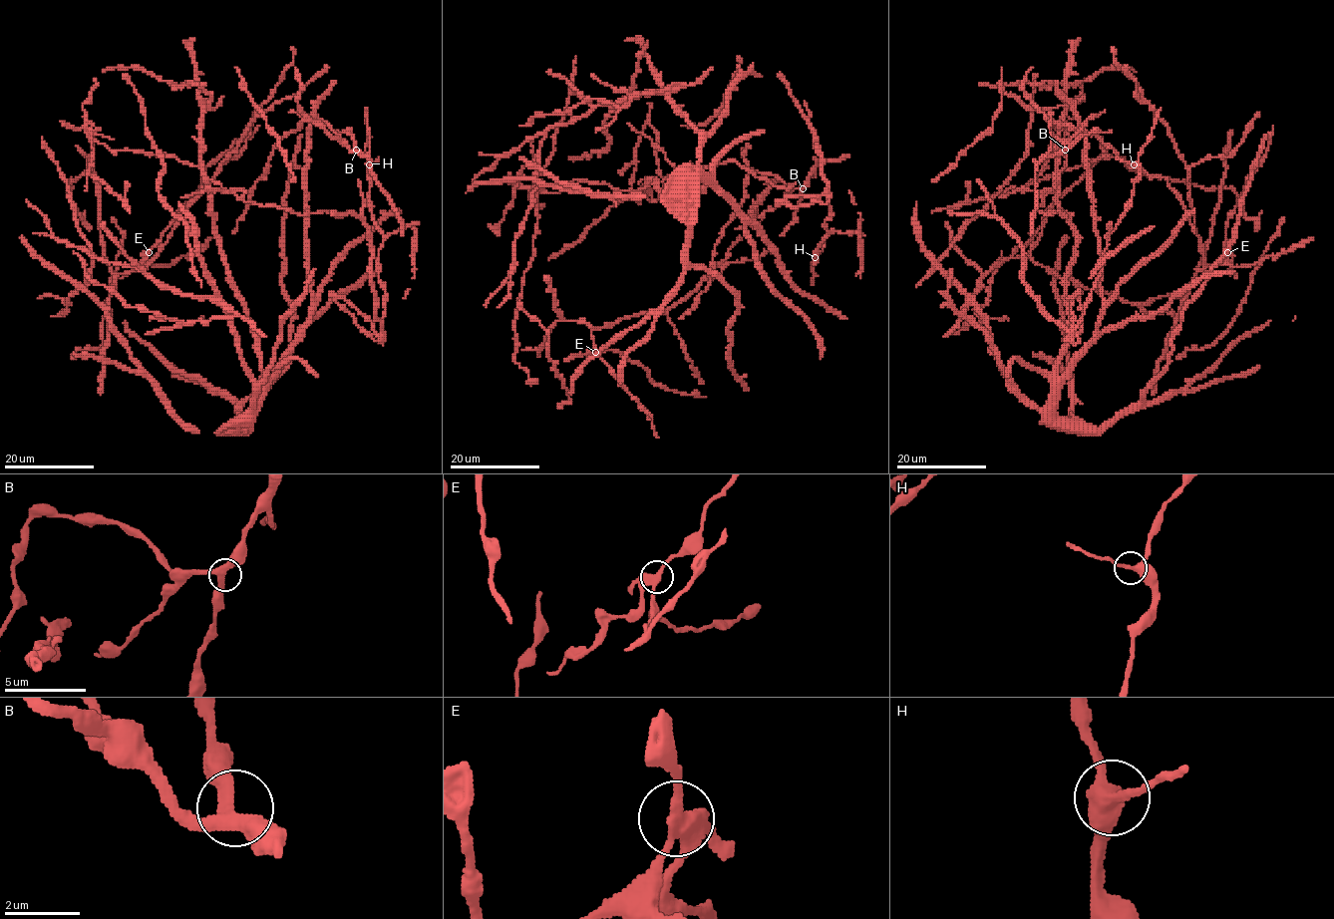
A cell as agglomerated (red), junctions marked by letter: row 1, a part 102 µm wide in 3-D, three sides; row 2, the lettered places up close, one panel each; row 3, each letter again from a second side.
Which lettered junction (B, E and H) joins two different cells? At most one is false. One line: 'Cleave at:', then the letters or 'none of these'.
Cleave at: E

